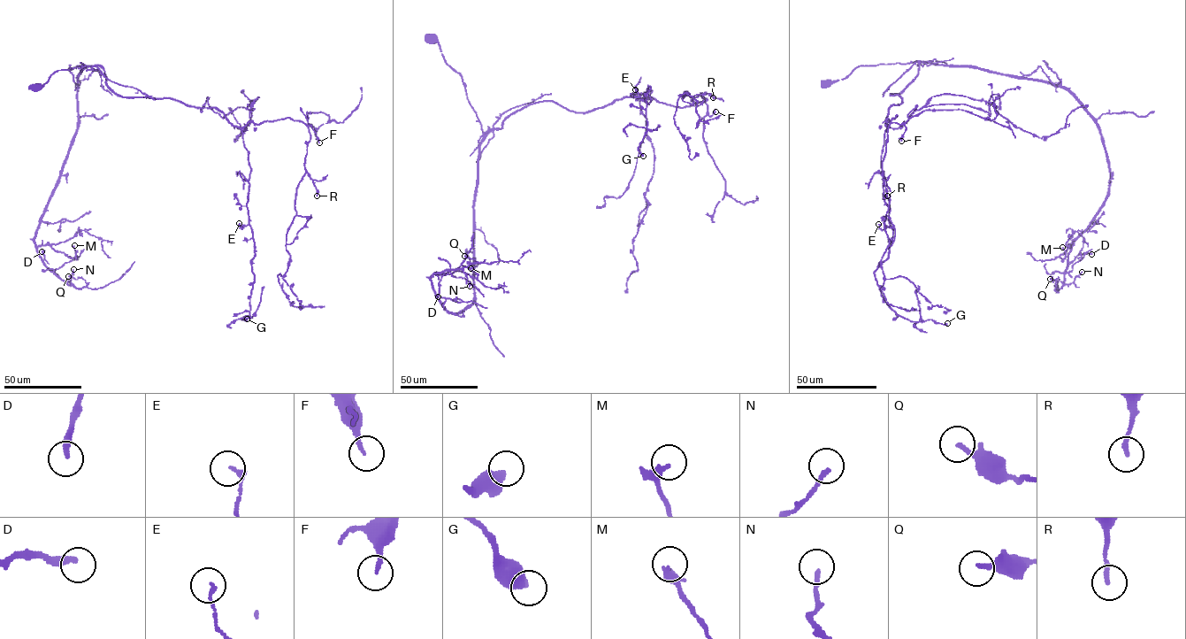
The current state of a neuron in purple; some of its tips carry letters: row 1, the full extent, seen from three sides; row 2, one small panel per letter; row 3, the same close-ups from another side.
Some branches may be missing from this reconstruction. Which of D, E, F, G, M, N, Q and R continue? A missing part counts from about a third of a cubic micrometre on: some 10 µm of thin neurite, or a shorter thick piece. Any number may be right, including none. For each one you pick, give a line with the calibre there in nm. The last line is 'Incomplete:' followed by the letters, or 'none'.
D: calibre 240 nm
Incomplete: D

